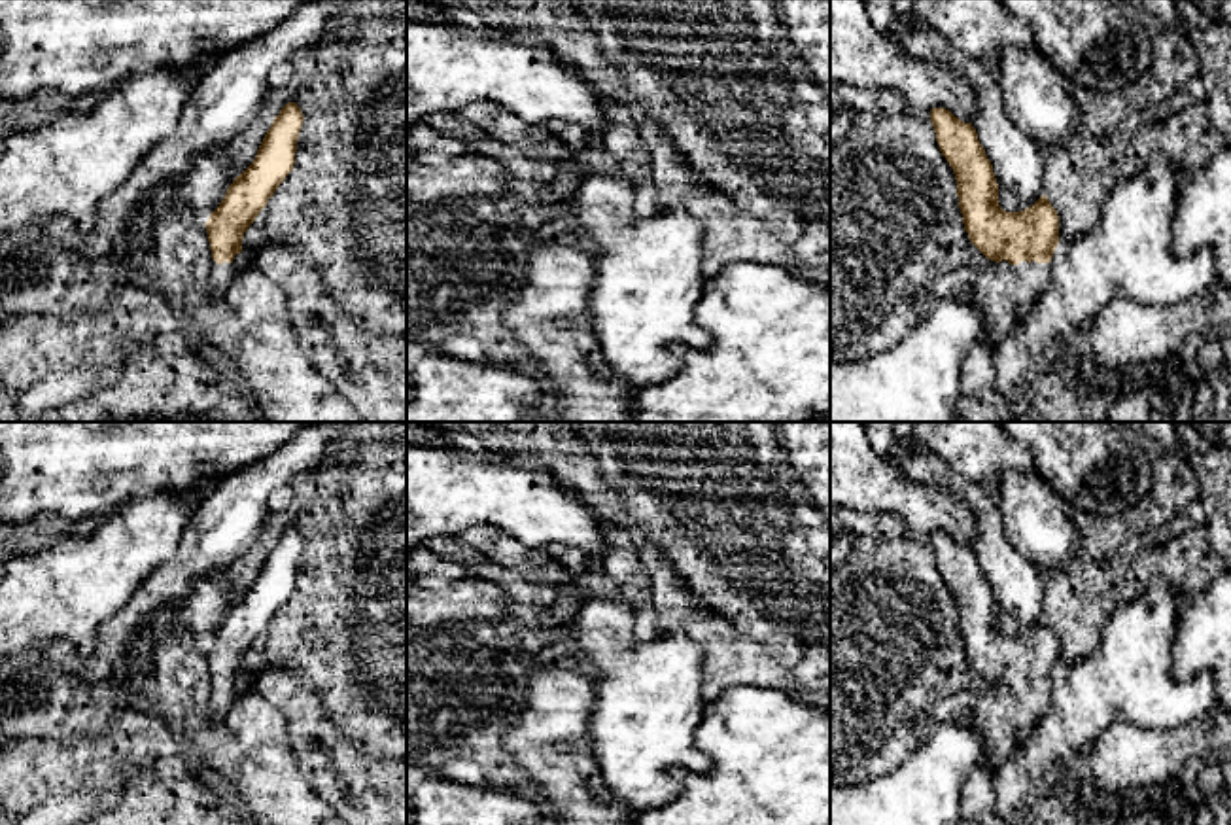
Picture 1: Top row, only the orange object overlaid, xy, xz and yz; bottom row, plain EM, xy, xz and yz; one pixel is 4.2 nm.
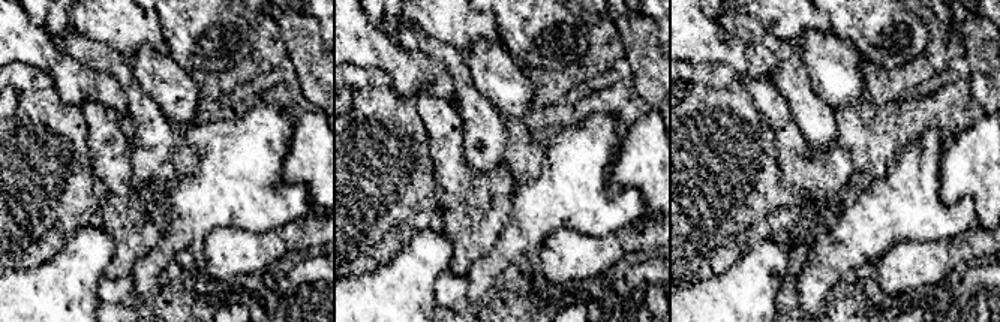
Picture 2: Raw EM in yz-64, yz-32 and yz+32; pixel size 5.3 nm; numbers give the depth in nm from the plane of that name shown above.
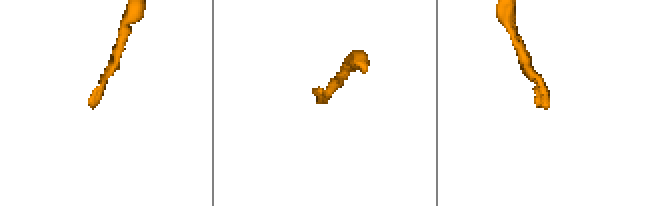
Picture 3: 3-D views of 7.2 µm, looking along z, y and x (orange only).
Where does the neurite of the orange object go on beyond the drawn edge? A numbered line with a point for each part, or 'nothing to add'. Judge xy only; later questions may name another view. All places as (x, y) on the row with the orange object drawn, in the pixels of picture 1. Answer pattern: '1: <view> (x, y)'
1: xy (222, 277)

